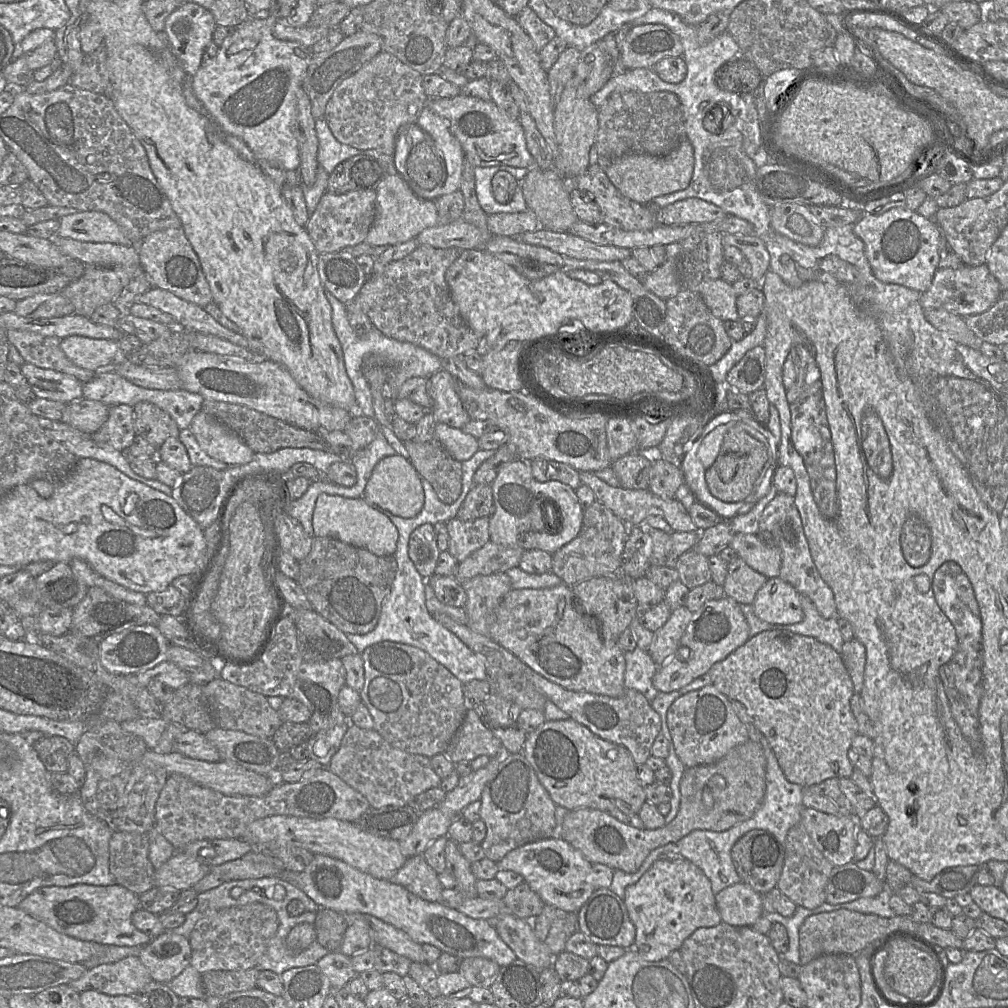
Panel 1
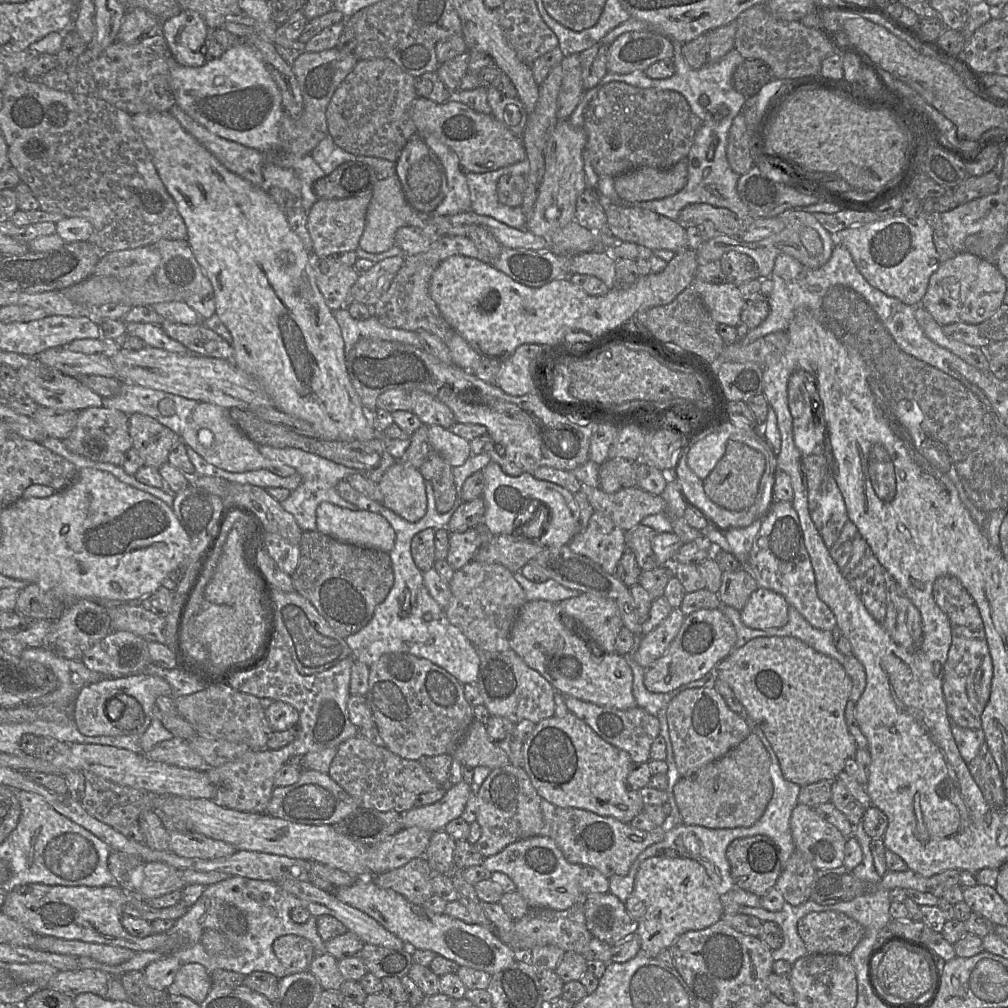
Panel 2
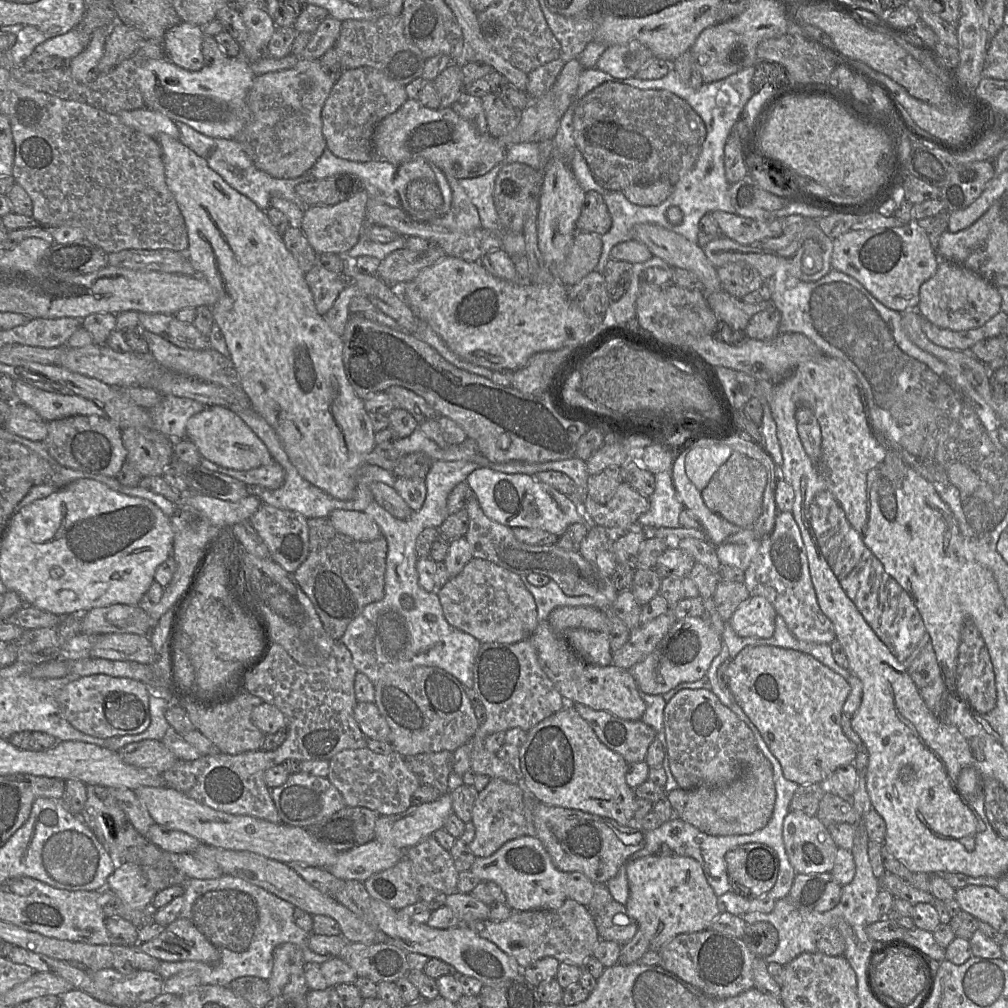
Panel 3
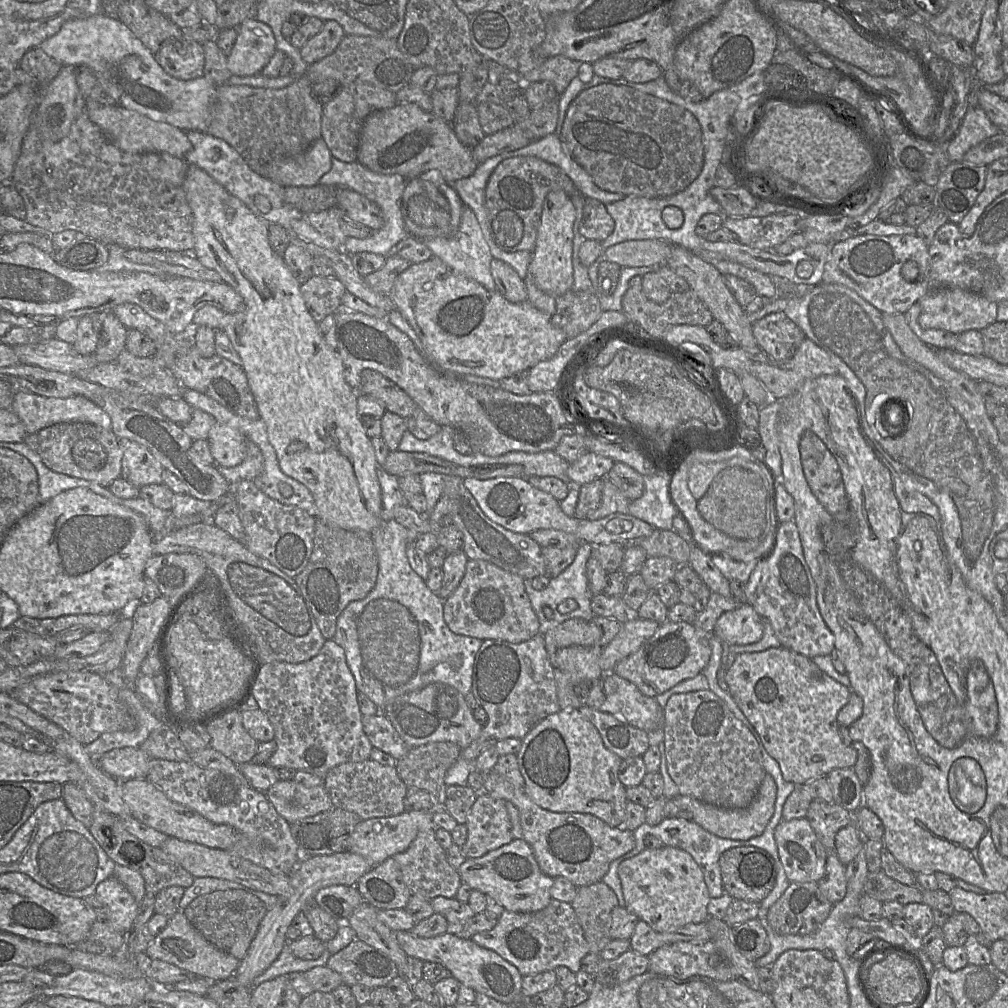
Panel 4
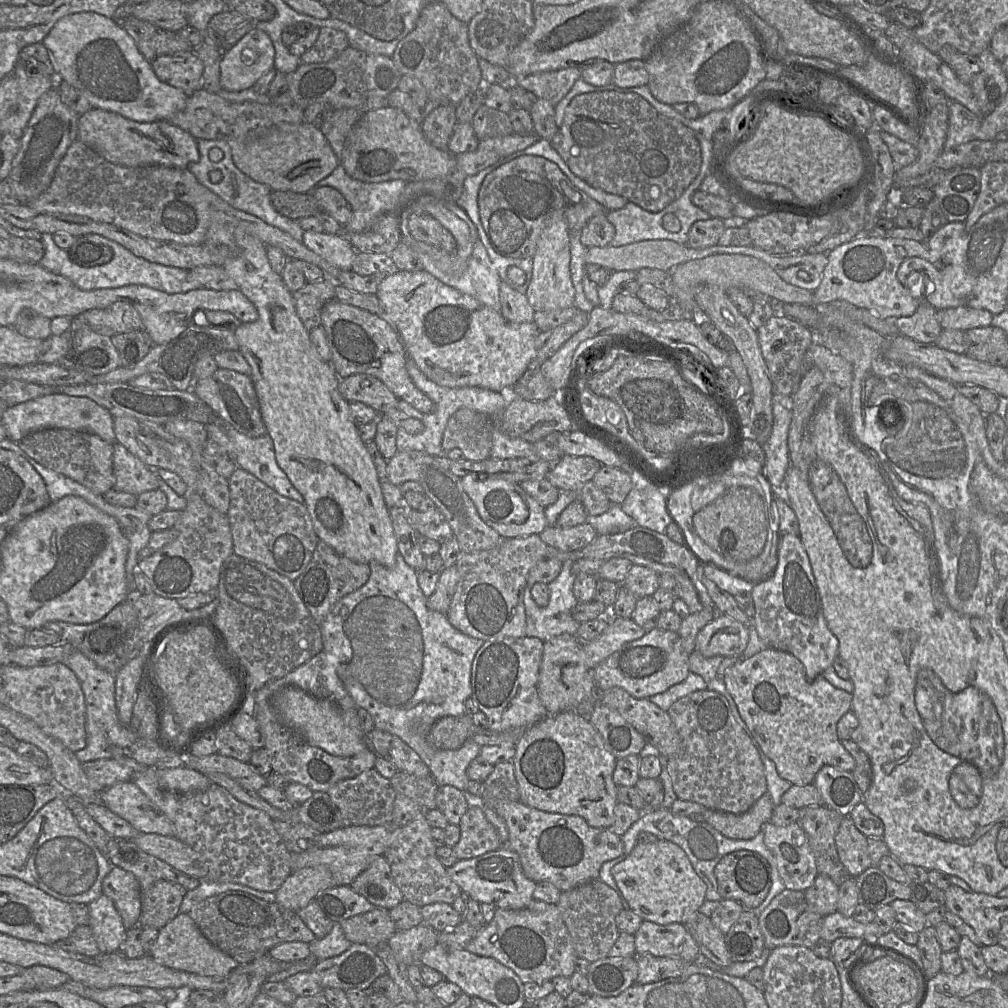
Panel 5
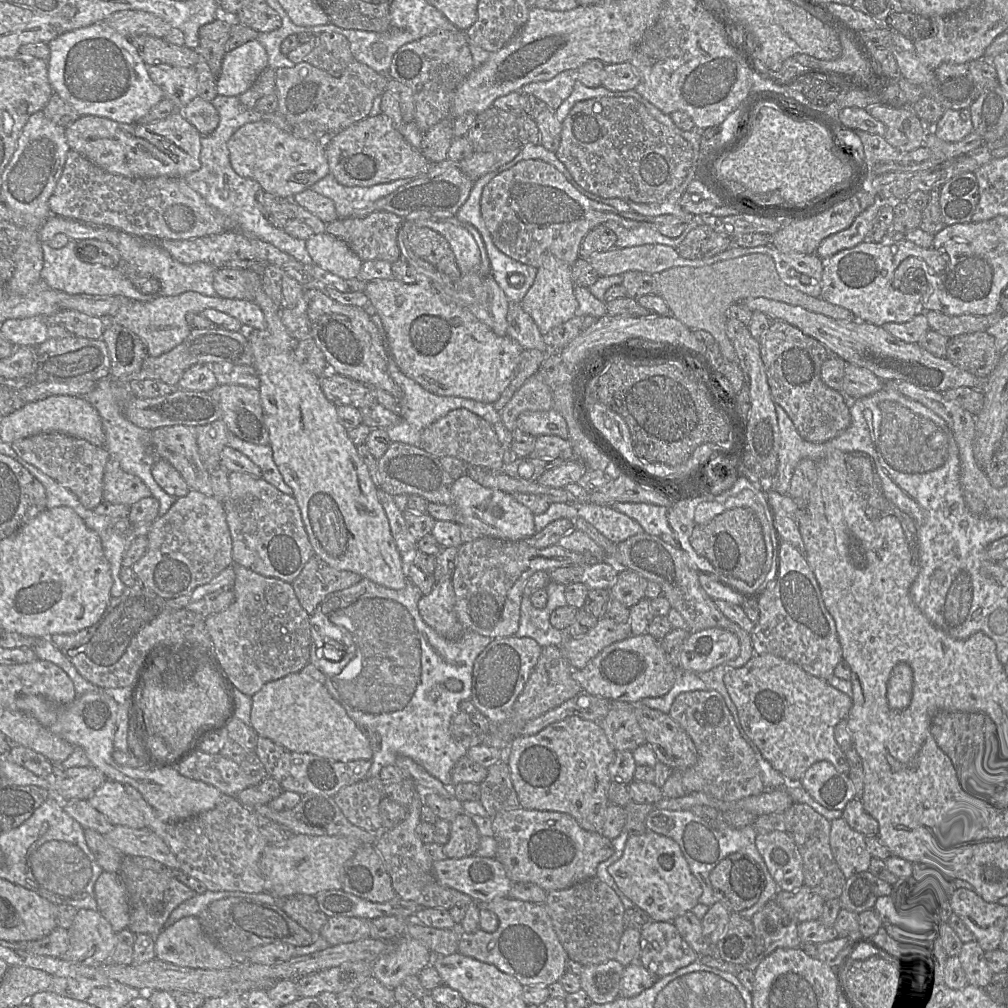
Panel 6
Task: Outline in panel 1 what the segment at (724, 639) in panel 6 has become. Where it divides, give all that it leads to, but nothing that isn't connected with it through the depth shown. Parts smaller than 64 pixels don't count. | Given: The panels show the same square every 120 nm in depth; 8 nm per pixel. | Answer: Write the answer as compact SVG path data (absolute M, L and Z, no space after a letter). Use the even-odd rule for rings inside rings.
M779 577L767 579L752 606L759 619L773 625L796 624L804 619L801 594Z

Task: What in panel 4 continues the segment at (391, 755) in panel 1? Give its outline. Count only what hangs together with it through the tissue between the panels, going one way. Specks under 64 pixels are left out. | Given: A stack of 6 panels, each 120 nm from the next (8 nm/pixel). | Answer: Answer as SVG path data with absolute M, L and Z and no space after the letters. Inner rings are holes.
M371 758L362 762L346 762L331 768L323 786L332 804L357 814L362 820L389 817L405 812L404 799L408 786L397 773L396 766L386 766Z

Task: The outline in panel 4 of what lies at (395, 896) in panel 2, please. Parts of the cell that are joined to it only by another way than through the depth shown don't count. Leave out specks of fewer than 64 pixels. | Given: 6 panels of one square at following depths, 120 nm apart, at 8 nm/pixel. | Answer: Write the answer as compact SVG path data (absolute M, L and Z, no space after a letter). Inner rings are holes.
M398 931L395 934L399 946L407 957L441 964L460 984L476 993L508 1004L522 992L523 976L519 970L496 952L477 945L471 938L462 938L448 932L431 938L417 937L410 931Z

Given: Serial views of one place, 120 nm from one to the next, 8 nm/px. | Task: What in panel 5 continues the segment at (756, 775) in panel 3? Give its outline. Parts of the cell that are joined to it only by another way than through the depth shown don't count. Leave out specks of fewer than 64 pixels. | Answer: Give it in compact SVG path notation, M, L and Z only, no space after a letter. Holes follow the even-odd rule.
M769 792L762 795L745 813L734 814L707 809L704 821L730 839L752 839L770 822L774 810Z

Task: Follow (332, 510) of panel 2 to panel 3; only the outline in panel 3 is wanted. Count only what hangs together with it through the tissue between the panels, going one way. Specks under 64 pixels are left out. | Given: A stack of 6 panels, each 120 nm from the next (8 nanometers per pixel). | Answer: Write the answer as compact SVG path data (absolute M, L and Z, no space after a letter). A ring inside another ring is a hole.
M337 509L328 519L339 533L357 541L373 541L382 536L377 523L365 512Z

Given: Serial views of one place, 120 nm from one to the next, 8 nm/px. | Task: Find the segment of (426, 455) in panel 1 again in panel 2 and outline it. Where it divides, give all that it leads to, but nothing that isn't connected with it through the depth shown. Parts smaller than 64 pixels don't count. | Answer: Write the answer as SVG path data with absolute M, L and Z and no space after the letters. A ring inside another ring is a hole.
M433 451L419 467L424 480L431 482L436 509L439 513L448 512L456 500L456 487L452 466L437 452Z

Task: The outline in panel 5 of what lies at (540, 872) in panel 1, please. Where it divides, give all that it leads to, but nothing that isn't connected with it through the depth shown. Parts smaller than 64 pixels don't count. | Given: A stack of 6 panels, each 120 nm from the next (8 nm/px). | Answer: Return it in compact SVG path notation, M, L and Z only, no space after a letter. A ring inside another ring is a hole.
M507 846L474 858L458 860L446 870L451 880L479 903L490 903L503 909L522 909L534 900L536 883L525 876L519 855Z

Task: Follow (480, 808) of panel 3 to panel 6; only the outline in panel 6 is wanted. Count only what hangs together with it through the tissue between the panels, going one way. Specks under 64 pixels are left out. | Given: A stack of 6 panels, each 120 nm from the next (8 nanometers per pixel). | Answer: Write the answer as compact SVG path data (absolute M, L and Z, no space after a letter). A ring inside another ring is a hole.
M461 813L450 824L450 838L442 847L446 859L474 856L479 848L481 835L472 816Z

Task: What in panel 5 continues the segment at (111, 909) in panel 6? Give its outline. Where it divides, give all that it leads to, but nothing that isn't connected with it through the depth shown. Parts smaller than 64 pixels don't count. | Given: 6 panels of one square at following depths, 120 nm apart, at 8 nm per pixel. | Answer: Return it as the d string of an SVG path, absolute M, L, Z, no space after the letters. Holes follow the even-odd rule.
M112 866L102 882L102 893L114 903L125 929L138 925L141 914L141 886L130 872Z

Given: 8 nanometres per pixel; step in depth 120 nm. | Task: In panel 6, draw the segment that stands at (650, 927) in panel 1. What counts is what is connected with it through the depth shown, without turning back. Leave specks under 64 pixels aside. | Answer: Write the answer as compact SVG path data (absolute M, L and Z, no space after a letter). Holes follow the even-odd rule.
M648 829L643 834L629 836L621 858L608 867L608 872L620 891L654 922L672 922L691 911L702 894L679 845Z

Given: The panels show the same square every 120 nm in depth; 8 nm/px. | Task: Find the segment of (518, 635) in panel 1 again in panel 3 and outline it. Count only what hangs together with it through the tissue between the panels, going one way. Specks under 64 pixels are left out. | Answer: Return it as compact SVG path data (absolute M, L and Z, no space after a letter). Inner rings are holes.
M548 620L539 622L529 640L537 651L541 668L553 681L566 702L583 703L592 709L608 711L626 720L642 719L646 703L630 670L612 664L597 666L577 662L564 643L556 638L555 631Z

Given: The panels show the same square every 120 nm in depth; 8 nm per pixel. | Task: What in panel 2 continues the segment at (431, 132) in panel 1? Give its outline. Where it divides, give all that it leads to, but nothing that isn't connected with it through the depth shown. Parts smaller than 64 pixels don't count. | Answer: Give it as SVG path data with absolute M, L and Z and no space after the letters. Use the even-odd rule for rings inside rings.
M421 136L428 148L441 161L447 178L448 191L434 210L434 215L451 216L472 211L470 192L466 181L466 173L460 166L458 156L436 136Z

